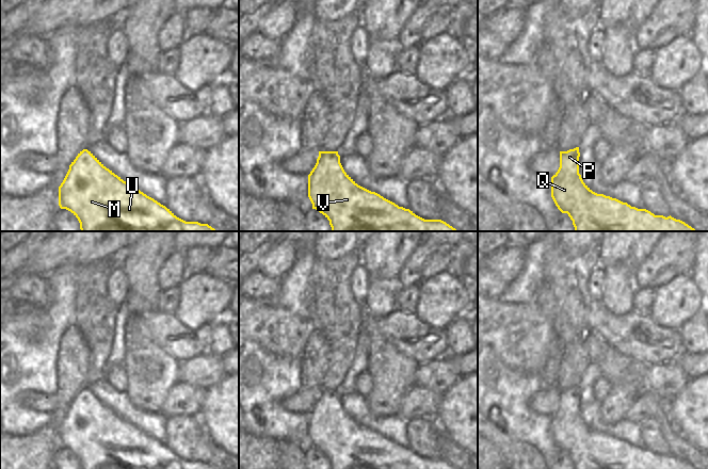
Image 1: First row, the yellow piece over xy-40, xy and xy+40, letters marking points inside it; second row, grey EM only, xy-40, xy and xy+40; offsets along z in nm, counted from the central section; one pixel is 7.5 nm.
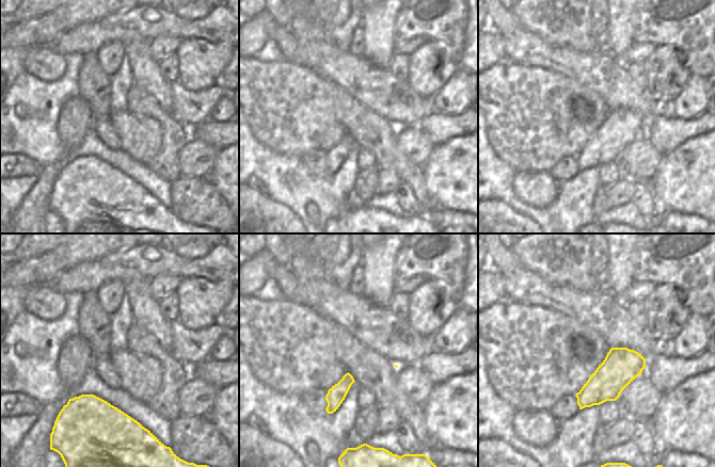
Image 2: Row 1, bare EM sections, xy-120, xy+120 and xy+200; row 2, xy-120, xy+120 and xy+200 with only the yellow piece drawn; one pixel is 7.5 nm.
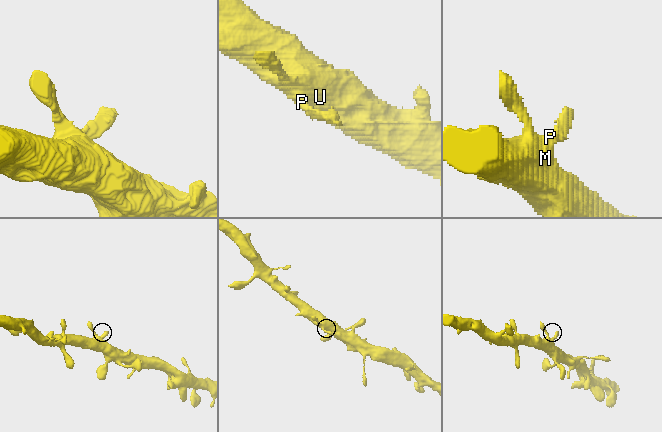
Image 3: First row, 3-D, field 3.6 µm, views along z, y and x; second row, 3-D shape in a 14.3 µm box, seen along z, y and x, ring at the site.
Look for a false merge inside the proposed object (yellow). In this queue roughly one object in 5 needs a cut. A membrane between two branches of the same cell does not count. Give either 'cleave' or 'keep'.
keep

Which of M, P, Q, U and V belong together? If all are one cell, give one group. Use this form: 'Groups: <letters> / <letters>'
Groups: M P Q U V

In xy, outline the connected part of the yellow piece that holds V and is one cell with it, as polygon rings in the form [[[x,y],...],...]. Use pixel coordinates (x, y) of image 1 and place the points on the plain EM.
[[[319,390],[317,402],[308,414],[308,436],[312,448],[329,459],[332,469],[456,469],[441,458],[424,458],[358,424],[344,410],[338,390]]]

